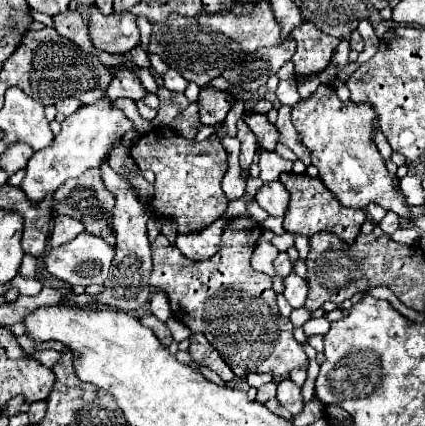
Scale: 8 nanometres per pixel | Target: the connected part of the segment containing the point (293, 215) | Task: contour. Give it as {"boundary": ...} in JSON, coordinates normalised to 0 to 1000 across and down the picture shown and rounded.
{"boundary":[[[661,406],[656,425],[671,434],[671,444],[685,453],[685,472],[680,472],[680,486],[671,495],[671,509],[666,509],[666,538],[675,547],[689,547],[689,552],[718,552],[718,556],[736,556],[741,547],[751,542],[774,542],[774,547],[788,547],[798,552],[807,566],[816,570],[831,570],[835,556],[845,552],[849,542],[849,528],[859,519],[859,495],[849,491],[821,491],[821,486],[807,486],[788,458],[760,434],[760,425],[751,415],[722,415],[718,406],[713,411],[694,411],[694,406]]]}

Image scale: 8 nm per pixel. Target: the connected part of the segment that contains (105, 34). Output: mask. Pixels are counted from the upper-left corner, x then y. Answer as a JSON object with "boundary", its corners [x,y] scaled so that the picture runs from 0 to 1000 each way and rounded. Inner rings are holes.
{"boundary":[[[214,16],[209,40],[209,87],[219,110],[252,124],[304,124],[327,106],[327,68],[318,59],[318,35],[308,31],[261,31],[238,35],[233,21]]]}

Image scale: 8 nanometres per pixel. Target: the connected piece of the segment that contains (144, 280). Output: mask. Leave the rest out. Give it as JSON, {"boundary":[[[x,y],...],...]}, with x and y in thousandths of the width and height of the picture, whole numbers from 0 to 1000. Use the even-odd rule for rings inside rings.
{"boundary":[[[252,378],[233,392],[238,397],[238,415],[247,439],[275,462],[271,472],[271,495],[266,495],[266,538],[271,538],[271,556],[275,556],[275,575],[271,575],[271,603],[266,603],[266,622],[256,636],[256,650],[247,655],[242,669],[242,688],[233,692],[167,692],[167,711],[172,716],[214,716],[214,711],[242,711],[285,730],[318,730],[327,721],[336,721],[351,707],[351,641],[360,627],[355,613],[355,580],[351,580],[351,561],[346,561],[346,514],[351,514],[351,491],[318,462],[308,434],[280,415],[256,387]]]}

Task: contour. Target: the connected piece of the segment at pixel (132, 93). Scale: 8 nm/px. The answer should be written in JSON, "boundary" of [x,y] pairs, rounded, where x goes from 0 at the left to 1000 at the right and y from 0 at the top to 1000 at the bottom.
{"boundary":[[[280,167],[266,181],[261,200],[252,204],[247,223],[256,232],[266,232],[266,237],[280,232],[280,228],[299,228],[299,232],[327,237],[327,232],[336,232],[346,223],[346,214],[341,214],[341,204],[332,200],[332,190],[327,190],[327,181],[318,171],[308,171],[308,167]]]}

